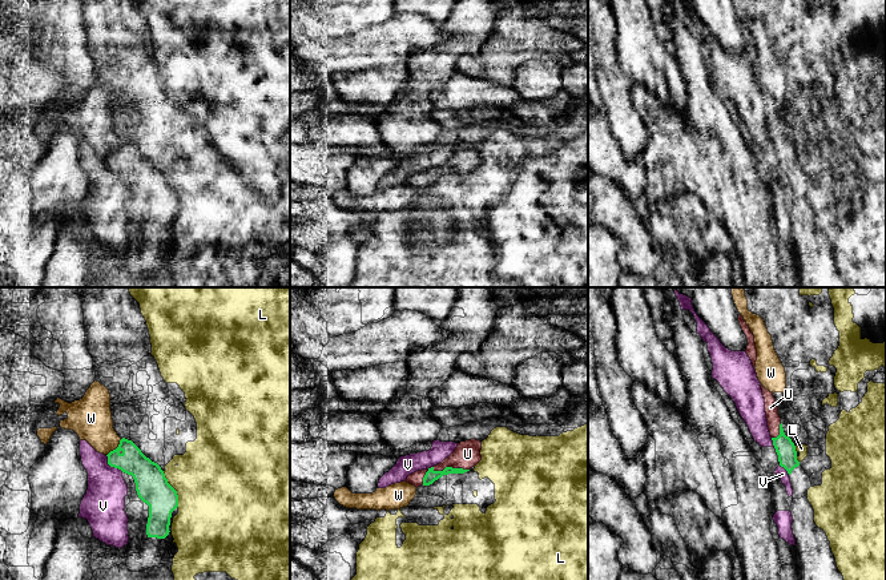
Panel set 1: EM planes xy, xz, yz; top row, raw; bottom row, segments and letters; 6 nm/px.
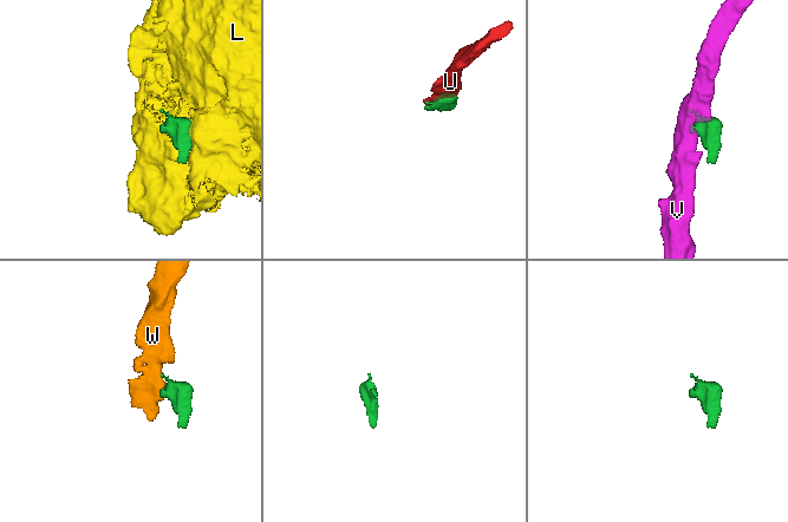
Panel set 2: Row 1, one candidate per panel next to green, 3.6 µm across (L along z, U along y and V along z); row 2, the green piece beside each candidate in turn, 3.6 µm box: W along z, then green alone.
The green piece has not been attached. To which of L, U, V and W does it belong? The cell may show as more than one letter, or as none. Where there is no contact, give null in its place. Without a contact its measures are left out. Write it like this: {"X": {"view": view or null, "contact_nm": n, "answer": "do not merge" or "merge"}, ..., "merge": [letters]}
{"L": {"view": "xy", "contact_nm": 240, "answer": "do not merge"}, "U": {"view": "xz", "contact_nm": 220, "answer": "merge"}, "V": {"view": "xy", "contact_nm": 150, "answer": "do not merge"}, "W": {"view": "xy", "contact_nm": 140, "answer": "do not merge"}, "merge": ["U"]}

